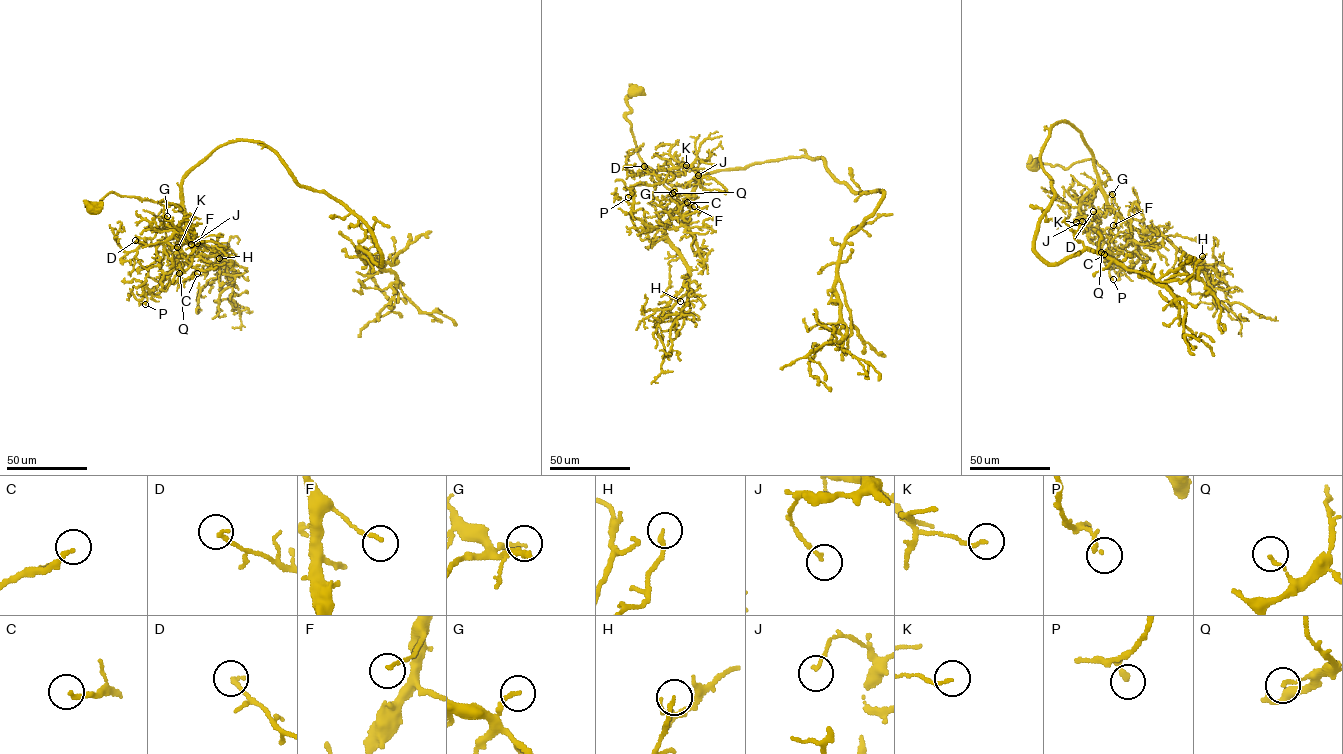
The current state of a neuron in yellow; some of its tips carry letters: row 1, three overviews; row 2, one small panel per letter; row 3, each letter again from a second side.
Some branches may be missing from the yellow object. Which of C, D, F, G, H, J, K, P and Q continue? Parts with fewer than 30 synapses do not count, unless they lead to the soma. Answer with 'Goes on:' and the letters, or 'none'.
Goes on: none

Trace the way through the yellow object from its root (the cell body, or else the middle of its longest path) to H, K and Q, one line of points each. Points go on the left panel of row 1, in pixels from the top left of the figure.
H: (93, 207), (113, 191), (179, 205), (186, 229), (177, 246), (194, 242), (217, 253), (215, 264), (219, 258)
K: (93, 207), (87, 206), (100, 206), (101, 199), (113, 191), (182, 206), (183, 222), (168, 240), (177, 247)
Q: (93, 207), (87, 206), (100, 206), (101, 199), (113, 191), (180, 205), (193, 249), (191, 265), (179, 273)

